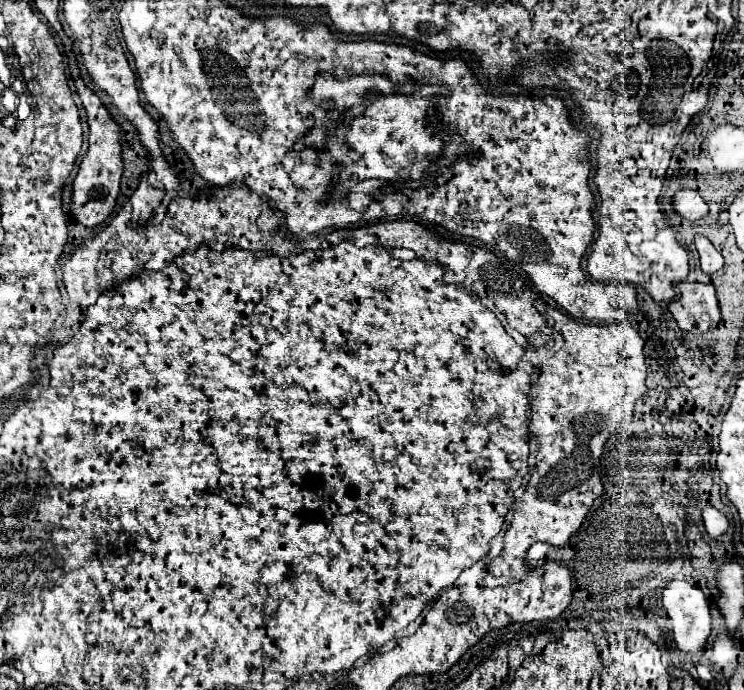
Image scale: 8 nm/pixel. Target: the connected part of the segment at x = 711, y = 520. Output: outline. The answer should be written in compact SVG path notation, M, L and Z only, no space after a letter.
M712 506L702 510L702 522L704 522L704 528L706 528L708 536L714 538L714 540L720 538L728 530L728 518L720 510L716 510Z

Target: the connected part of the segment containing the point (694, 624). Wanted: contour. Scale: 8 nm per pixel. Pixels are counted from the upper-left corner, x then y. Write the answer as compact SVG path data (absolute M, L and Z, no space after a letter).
M672 580L662 590L662 604L664 604L664 610L670 618L670 622L672 622L674 643L680 650L690 652L692 664L698 664L698 654L694 654L694 652L698 652L706 644L706 638L710 636L710 612L708 612L710 604L708 604L706 594L698 586L686 582L686 580Z

